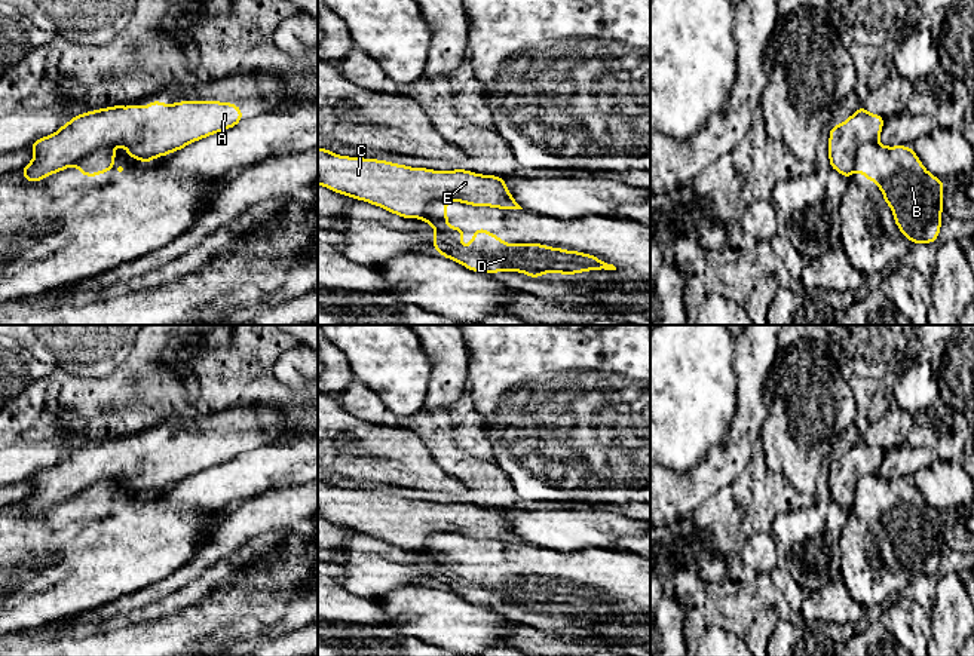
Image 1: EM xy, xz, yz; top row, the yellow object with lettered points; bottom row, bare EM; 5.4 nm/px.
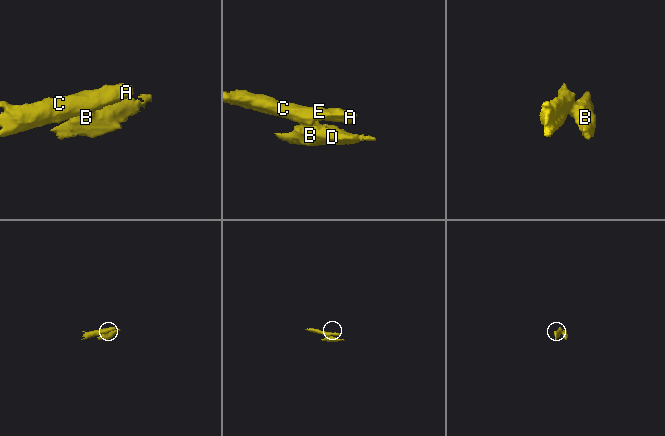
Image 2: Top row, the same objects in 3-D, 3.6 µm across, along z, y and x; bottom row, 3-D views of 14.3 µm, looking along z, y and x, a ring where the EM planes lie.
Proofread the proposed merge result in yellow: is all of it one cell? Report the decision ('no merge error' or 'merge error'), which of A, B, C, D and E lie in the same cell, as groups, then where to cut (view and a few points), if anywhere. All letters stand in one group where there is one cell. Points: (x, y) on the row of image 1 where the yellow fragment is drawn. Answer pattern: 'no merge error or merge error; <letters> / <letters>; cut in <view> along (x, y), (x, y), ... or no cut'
merge error; A C E / B D; cut in yz along (876, 140), (866, 141), (855, 150), (855, 166), (852, 169)

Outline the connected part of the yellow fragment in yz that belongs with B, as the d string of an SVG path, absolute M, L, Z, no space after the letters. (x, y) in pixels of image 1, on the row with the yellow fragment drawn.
M864 142L857 148L854 171L879 186L904 237L912 243L937 240L944 183L924 168L913 148Z

